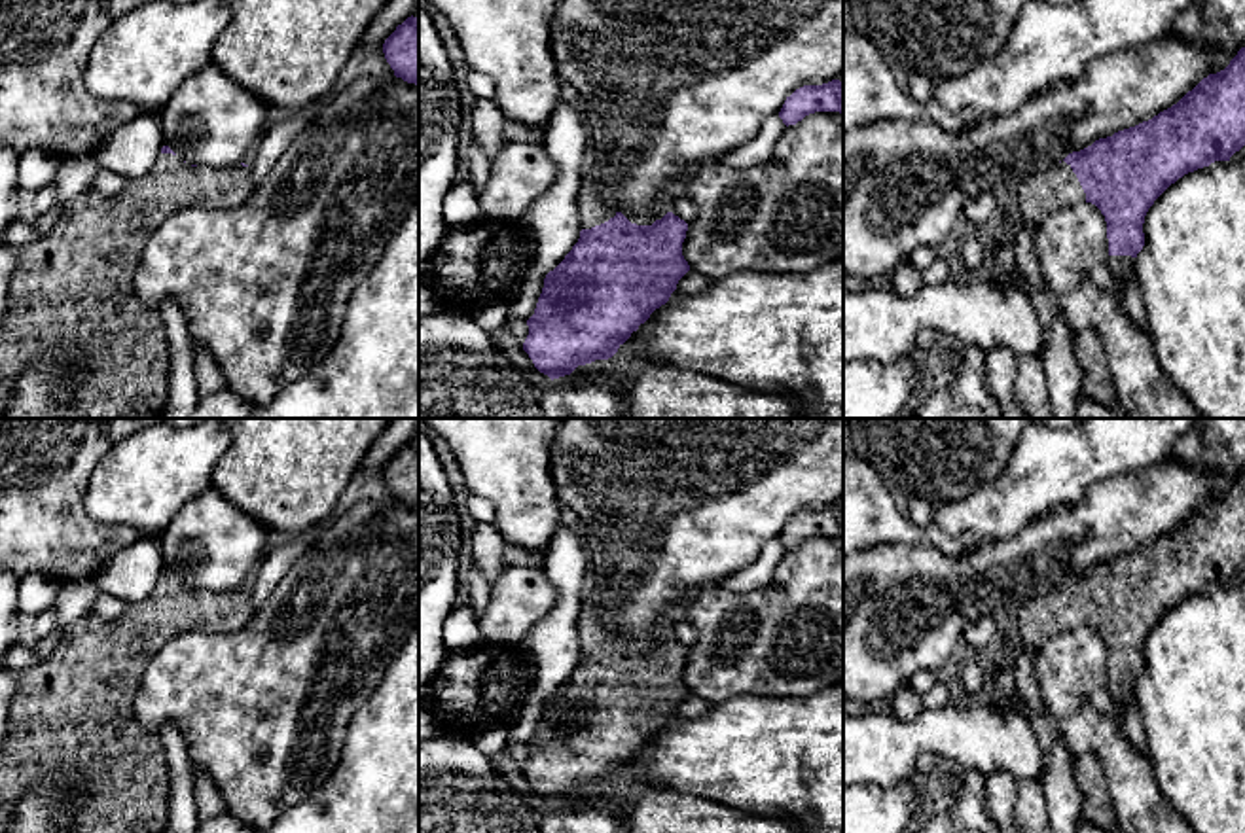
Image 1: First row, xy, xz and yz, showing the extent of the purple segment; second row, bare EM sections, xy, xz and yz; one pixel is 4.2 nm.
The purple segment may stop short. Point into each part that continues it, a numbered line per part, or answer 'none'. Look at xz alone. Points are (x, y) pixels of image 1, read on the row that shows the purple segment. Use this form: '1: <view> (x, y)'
1: xz (592, 211)

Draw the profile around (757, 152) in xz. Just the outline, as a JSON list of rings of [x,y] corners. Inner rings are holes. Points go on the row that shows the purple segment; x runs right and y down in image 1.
[[[771,115],[758,131],[758,134],[745,146],[724,153],[718,161],[731,168],[752,168],[766,165],[785,131],[783,119]]]

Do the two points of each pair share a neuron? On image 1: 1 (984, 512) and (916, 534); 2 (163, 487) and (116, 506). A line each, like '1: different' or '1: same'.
1: different
2: same

